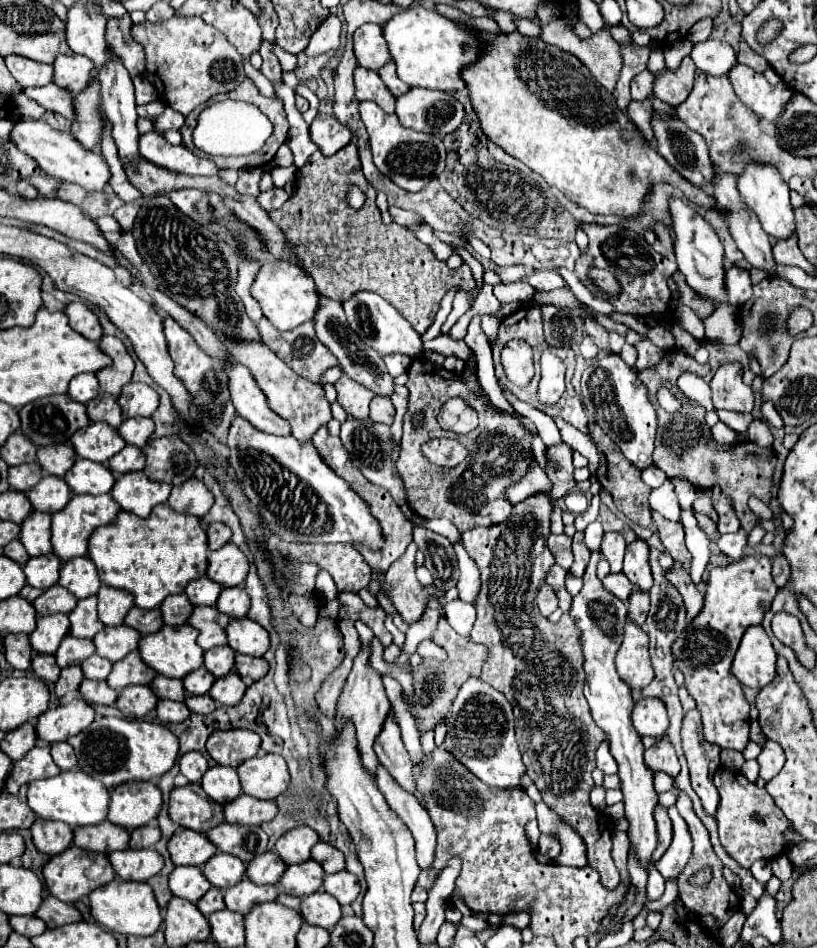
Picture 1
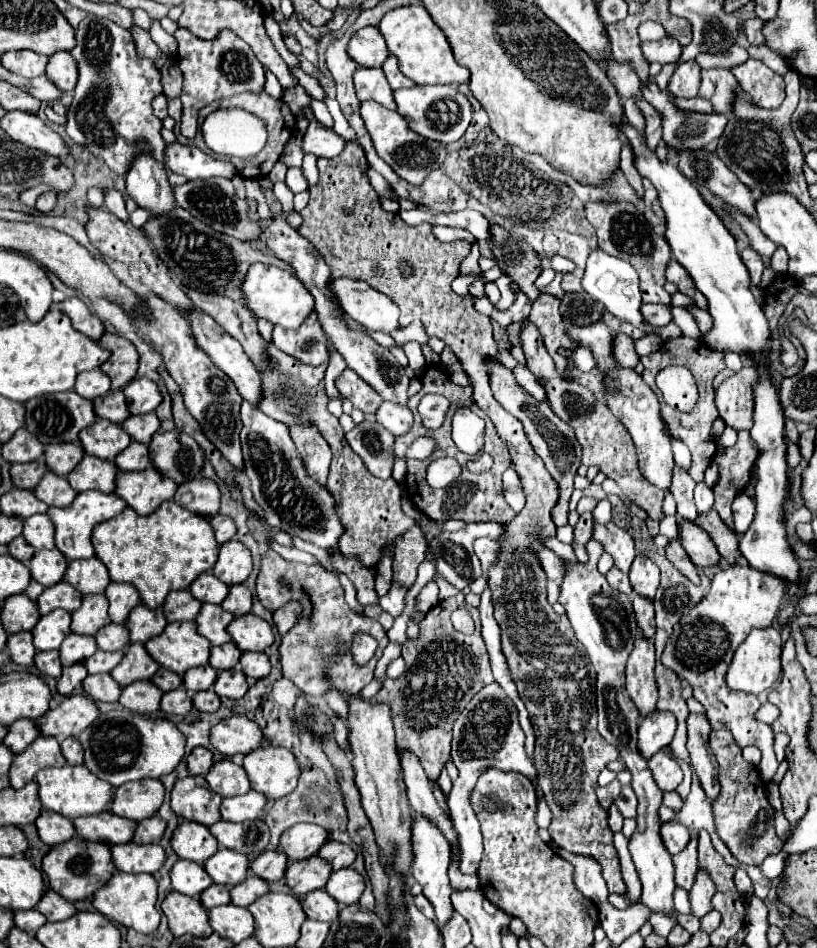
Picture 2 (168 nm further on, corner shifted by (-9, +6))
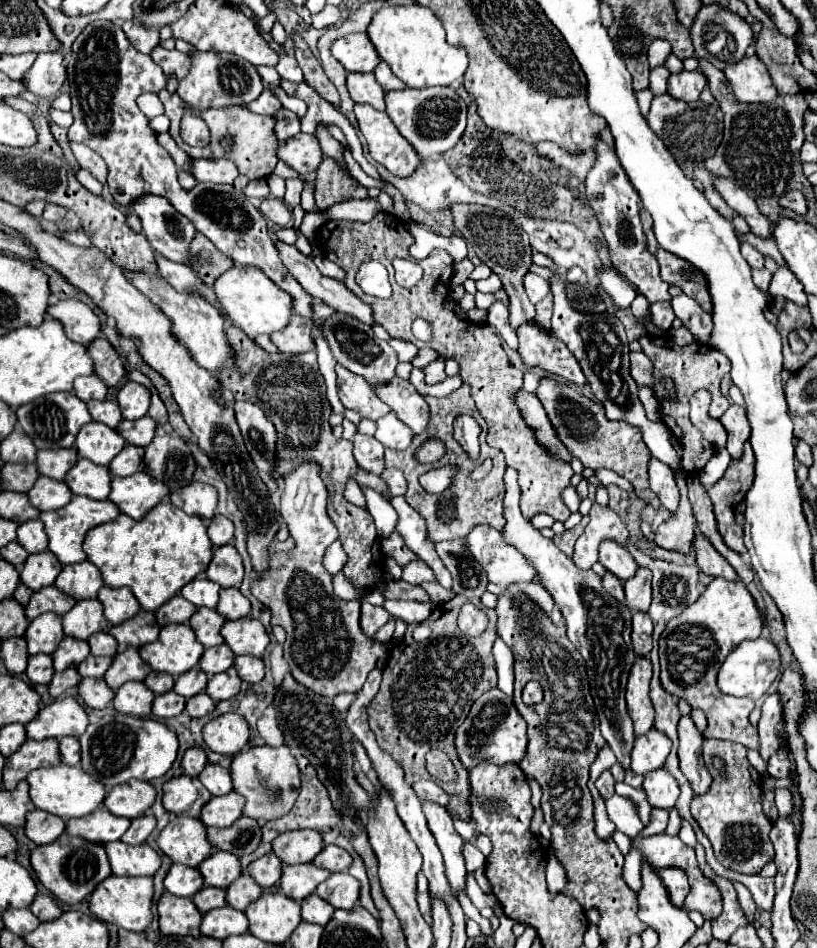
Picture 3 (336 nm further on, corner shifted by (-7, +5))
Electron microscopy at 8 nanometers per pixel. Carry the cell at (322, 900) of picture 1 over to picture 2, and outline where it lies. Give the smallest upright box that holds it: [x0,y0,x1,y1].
[303,890,339,922]

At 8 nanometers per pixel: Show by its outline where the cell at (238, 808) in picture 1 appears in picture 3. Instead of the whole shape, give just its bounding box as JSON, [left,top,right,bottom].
[201,791,243,827]

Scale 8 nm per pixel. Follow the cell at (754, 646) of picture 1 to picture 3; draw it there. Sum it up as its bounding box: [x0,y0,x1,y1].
[717,637,781,701]

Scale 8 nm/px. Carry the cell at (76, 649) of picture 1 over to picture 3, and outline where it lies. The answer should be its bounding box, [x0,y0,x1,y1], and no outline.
[53,637,89,671]

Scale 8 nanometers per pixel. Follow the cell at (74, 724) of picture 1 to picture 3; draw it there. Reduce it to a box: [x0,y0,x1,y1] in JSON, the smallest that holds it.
[25,697,89,741]

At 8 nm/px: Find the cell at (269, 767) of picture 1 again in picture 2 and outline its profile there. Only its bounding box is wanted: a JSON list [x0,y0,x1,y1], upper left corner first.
[243,746,299,800]

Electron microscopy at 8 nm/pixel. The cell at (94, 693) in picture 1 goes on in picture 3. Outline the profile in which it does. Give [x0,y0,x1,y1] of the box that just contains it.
[79,677,115,709]

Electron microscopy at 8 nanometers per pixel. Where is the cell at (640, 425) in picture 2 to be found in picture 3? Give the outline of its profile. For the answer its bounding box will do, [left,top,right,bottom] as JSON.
[649,457,679,513]

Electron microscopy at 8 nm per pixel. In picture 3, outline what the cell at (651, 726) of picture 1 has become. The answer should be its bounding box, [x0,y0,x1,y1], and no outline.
[631,727,671,775]

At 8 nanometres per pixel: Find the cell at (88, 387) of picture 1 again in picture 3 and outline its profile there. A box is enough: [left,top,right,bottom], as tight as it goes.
[73,373,107,401]

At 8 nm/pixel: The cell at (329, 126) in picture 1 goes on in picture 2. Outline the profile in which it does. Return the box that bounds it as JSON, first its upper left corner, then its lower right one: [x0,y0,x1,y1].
[303,122,345,158]

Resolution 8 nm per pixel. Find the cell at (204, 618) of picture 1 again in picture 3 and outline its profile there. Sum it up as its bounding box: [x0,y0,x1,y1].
[189,607,227,647]

